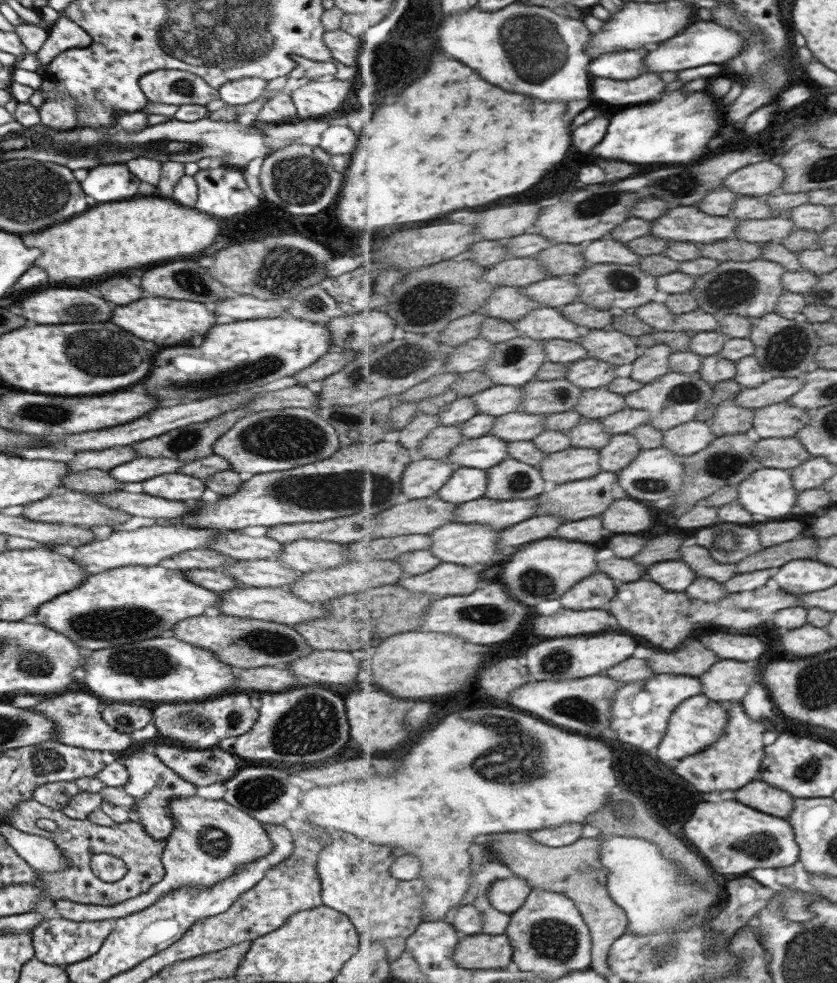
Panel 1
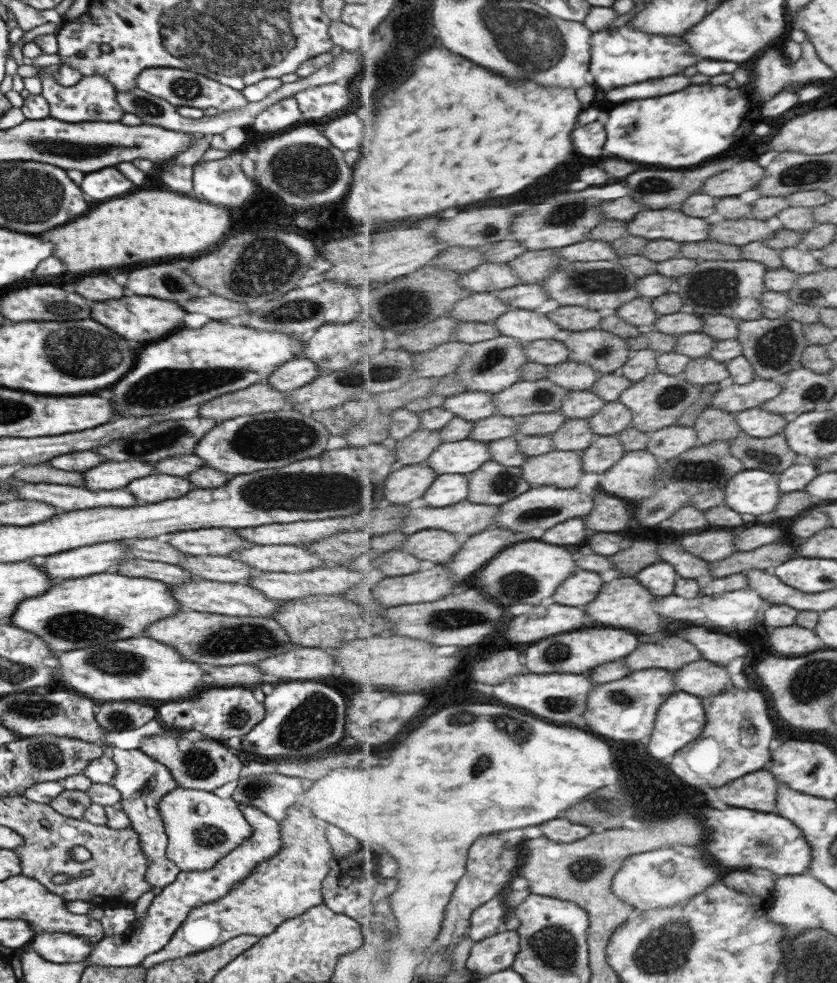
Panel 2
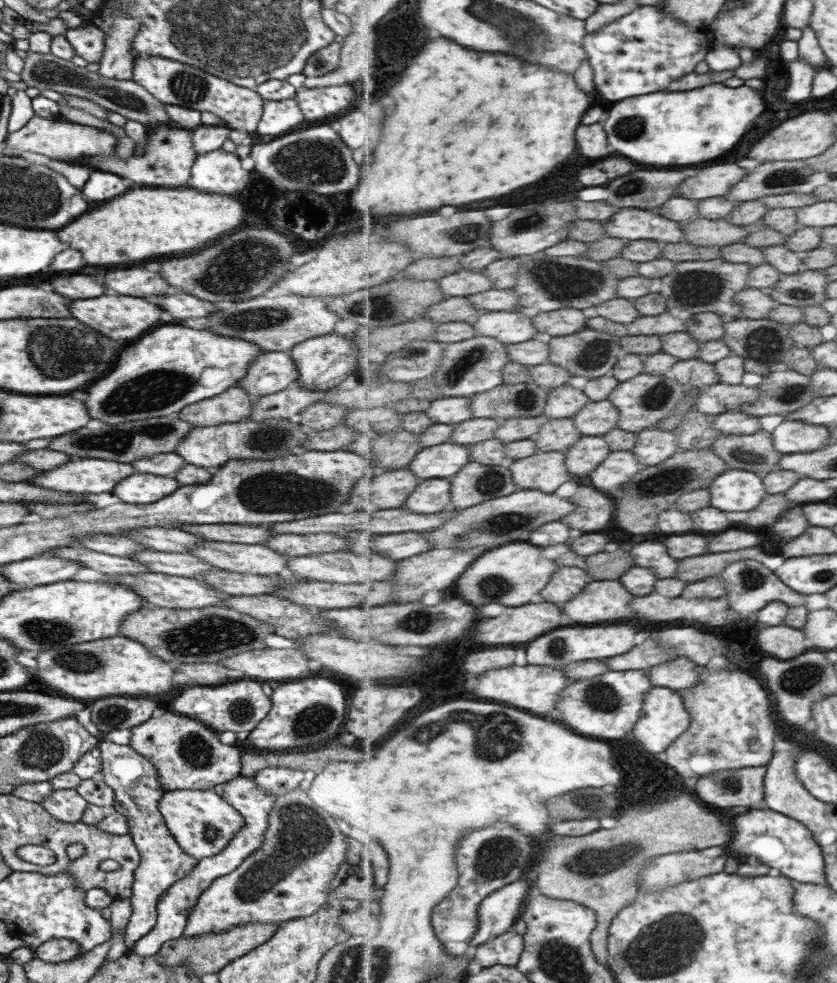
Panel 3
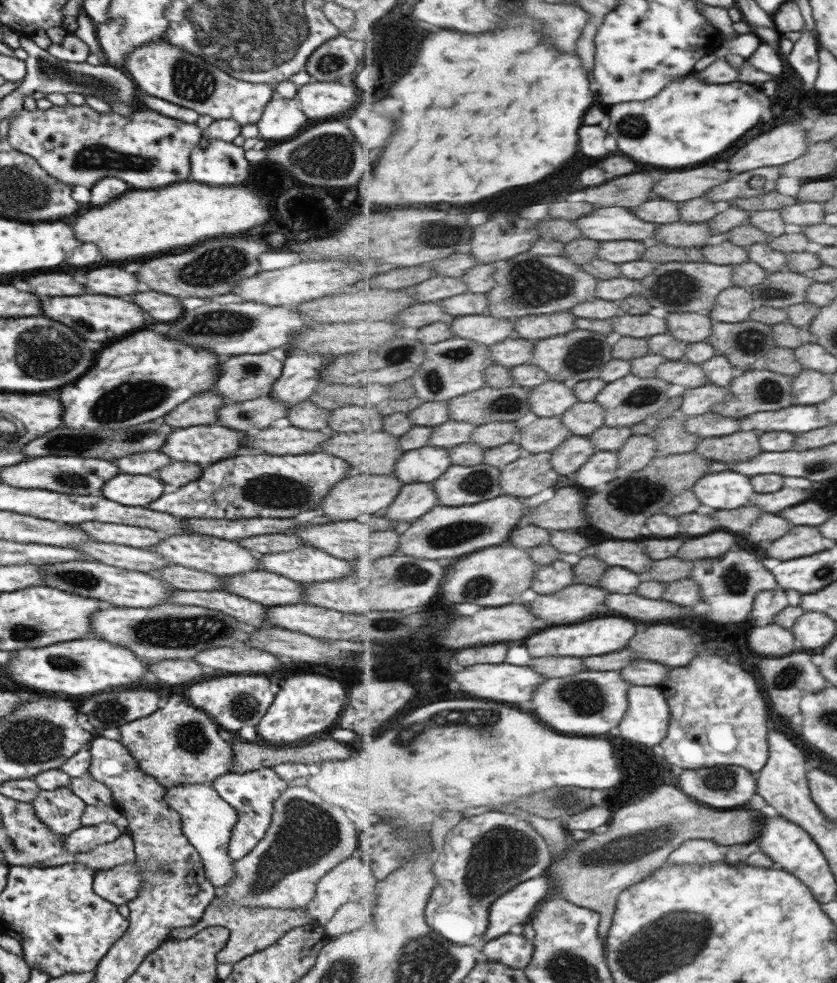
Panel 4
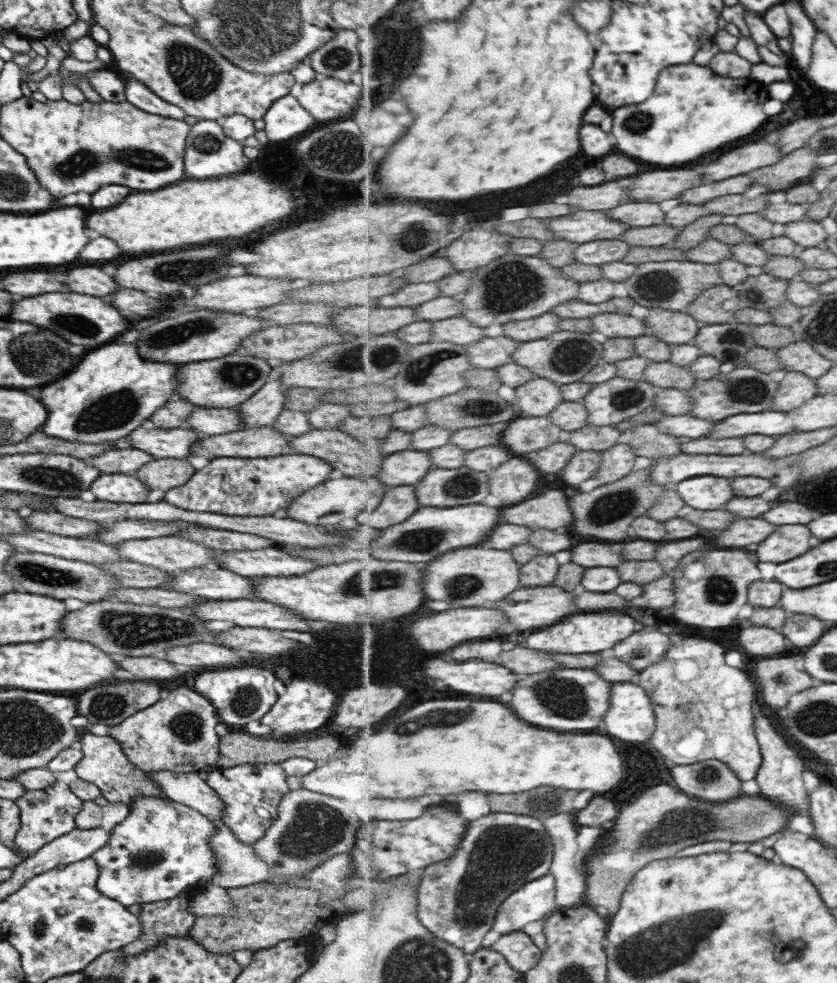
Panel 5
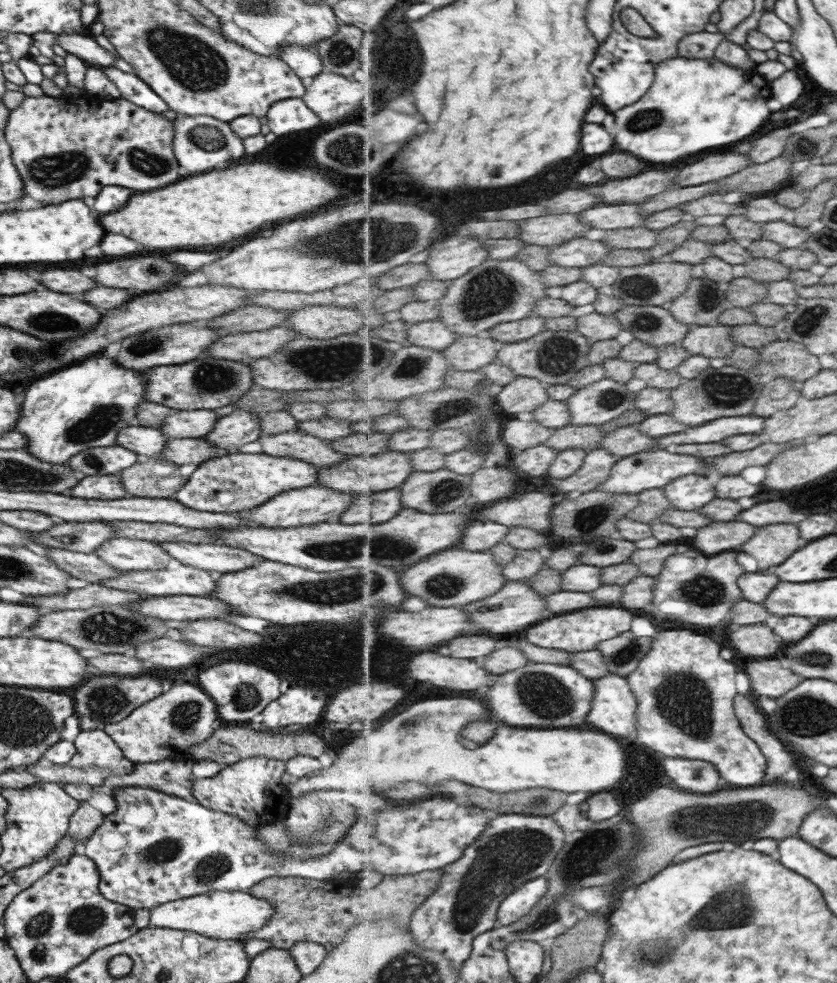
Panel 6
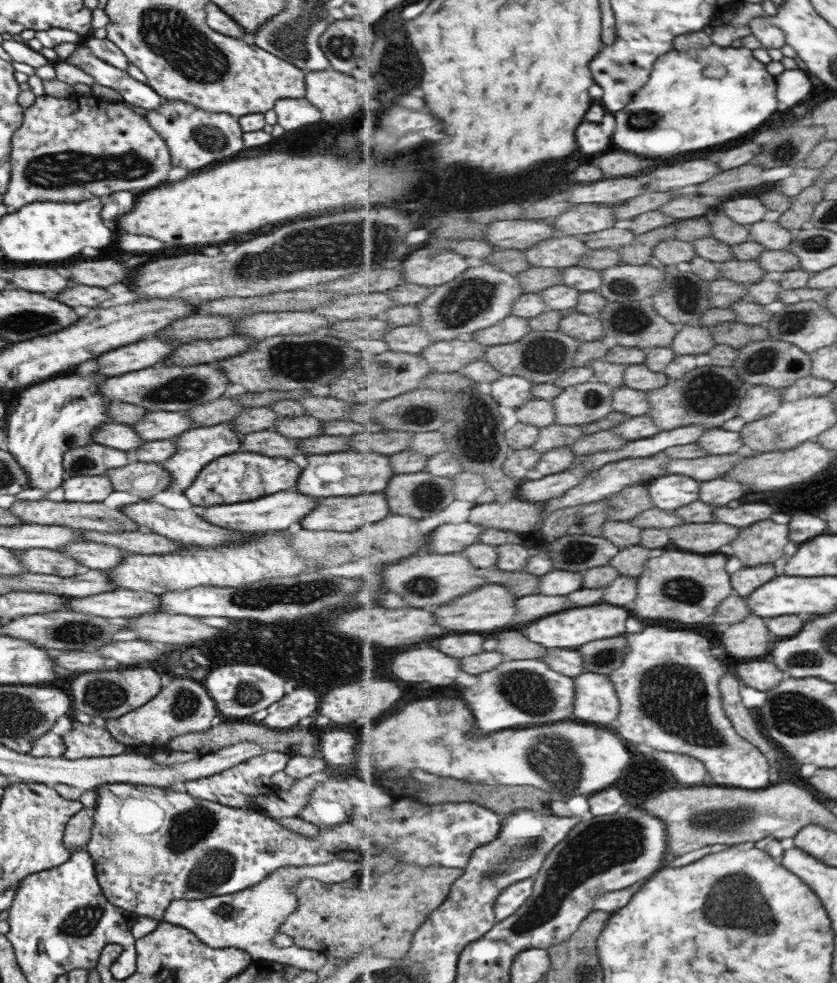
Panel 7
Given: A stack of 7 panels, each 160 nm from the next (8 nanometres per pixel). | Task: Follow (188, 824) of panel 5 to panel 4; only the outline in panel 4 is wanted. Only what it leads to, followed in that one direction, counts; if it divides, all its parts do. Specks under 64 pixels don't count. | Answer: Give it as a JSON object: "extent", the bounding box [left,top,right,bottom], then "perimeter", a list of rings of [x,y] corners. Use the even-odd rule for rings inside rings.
{"extent":[92,858,141,907],"perimeter":[[[135,858],[129,864],[117,865],[108,870],[95,872],[92,880],[94,894],[117,907],[135,899],[141,885]]]}

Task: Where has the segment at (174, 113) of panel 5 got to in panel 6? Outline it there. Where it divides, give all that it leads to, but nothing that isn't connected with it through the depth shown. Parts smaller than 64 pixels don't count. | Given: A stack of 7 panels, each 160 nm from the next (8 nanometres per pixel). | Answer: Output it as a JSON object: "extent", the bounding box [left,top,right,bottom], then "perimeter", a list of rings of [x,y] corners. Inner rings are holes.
{"extent":[99,66,168,114],"perimeter":[[[113,66],[99,69],[115,85],[115,88],[118,88],[121,98],[157,114],[168,109],[163,100],[133,73],[122,72]]]}

